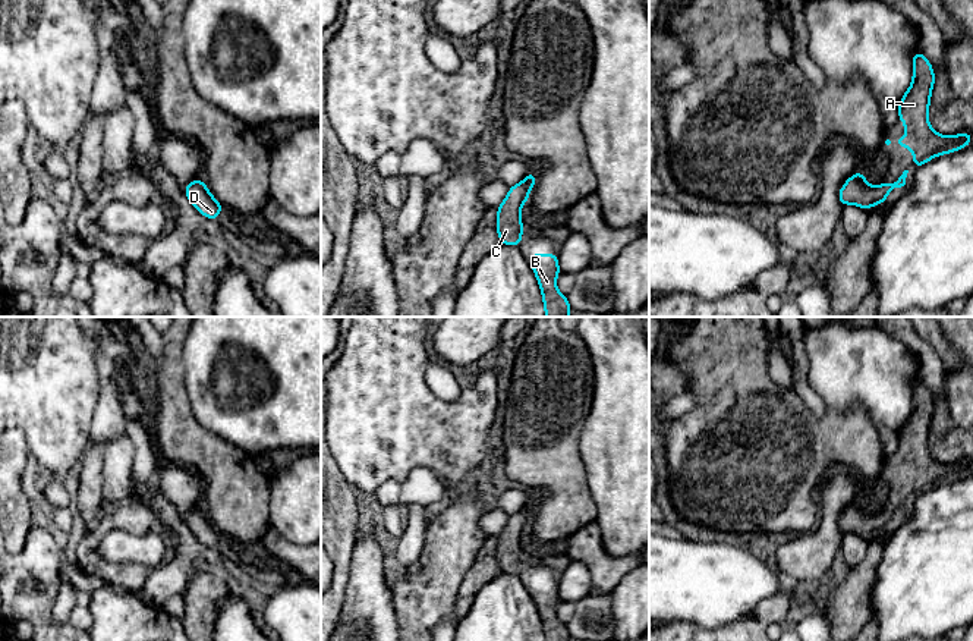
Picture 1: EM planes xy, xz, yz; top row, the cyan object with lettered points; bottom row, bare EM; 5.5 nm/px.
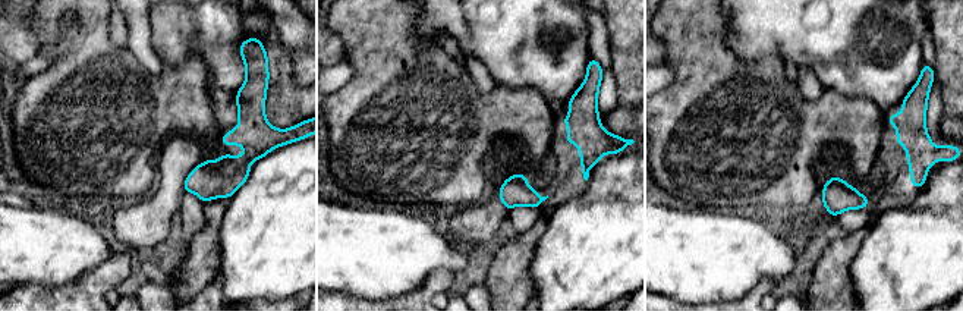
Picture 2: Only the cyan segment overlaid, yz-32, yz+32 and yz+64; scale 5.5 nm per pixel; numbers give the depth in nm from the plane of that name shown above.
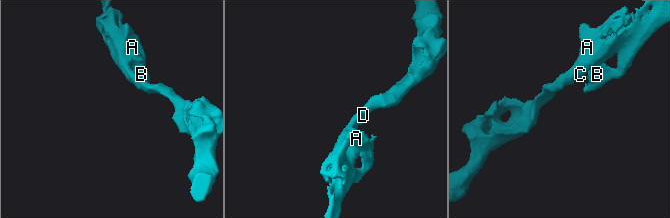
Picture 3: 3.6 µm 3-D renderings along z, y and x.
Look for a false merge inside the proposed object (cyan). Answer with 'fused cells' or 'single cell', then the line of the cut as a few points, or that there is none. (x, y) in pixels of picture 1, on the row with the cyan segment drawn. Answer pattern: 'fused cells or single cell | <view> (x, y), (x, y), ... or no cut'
single cell | no cut

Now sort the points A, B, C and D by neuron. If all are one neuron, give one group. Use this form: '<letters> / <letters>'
A B C D

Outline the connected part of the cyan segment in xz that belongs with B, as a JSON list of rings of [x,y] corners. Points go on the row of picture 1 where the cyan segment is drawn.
[[[530,254],[528,261],[538,279],[545,317],[569,317],[571,307],[567,295],[558,292],[555,280],[560,274],[557,254]]]

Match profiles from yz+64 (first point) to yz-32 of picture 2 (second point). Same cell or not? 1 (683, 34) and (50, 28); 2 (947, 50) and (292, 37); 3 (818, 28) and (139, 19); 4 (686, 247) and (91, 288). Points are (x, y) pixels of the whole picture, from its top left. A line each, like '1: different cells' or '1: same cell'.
1: same cell
2: different cells
3: different cells
4: different cells

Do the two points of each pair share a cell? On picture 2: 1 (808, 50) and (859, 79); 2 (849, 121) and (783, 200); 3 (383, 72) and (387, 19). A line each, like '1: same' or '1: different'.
1: same
2: same
3: same

